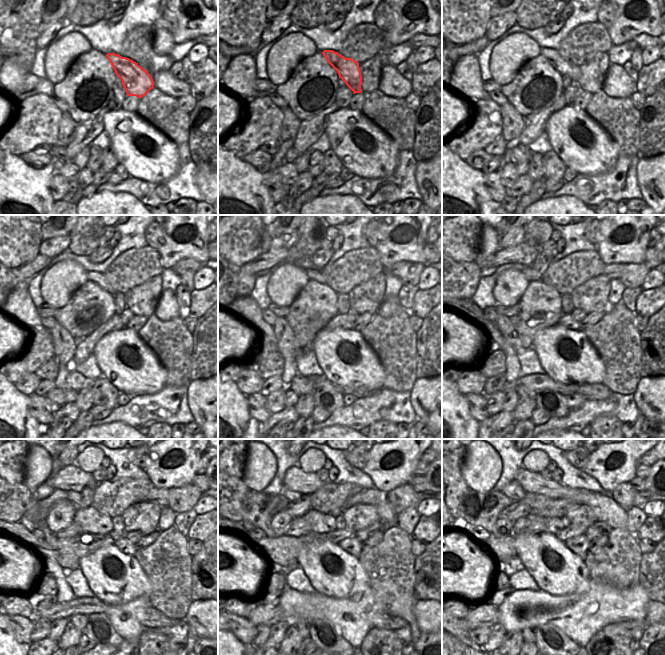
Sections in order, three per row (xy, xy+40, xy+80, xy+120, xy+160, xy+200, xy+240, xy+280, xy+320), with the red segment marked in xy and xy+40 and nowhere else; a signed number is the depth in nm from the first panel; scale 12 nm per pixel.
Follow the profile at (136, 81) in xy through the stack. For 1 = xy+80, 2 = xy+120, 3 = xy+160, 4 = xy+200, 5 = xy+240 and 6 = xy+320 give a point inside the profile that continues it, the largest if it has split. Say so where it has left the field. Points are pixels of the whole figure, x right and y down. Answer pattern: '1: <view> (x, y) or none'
1: xy+80 (564, 67)
2: xy+120 (99, 278)
3: xy+160 (313, 274)
4: xy+200 (530, 274)
5: xy+240 (74, 497)
6: xy+320 (512, 490)

